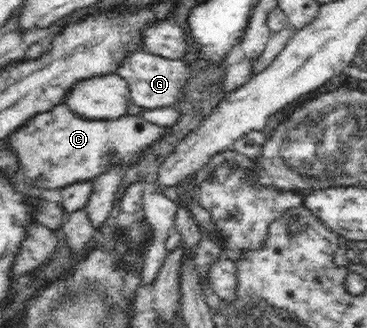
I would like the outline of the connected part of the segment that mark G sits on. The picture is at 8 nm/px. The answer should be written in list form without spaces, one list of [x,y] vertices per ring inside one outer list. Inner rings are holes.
[[[143,49],[129,54],[116,69],[116,74],[128,81],[132,103],[148,109],[157,109],[171,105],[179,105],[185,97],[184,87],[191,79],[191,66],[181,60],[169,60]]]

